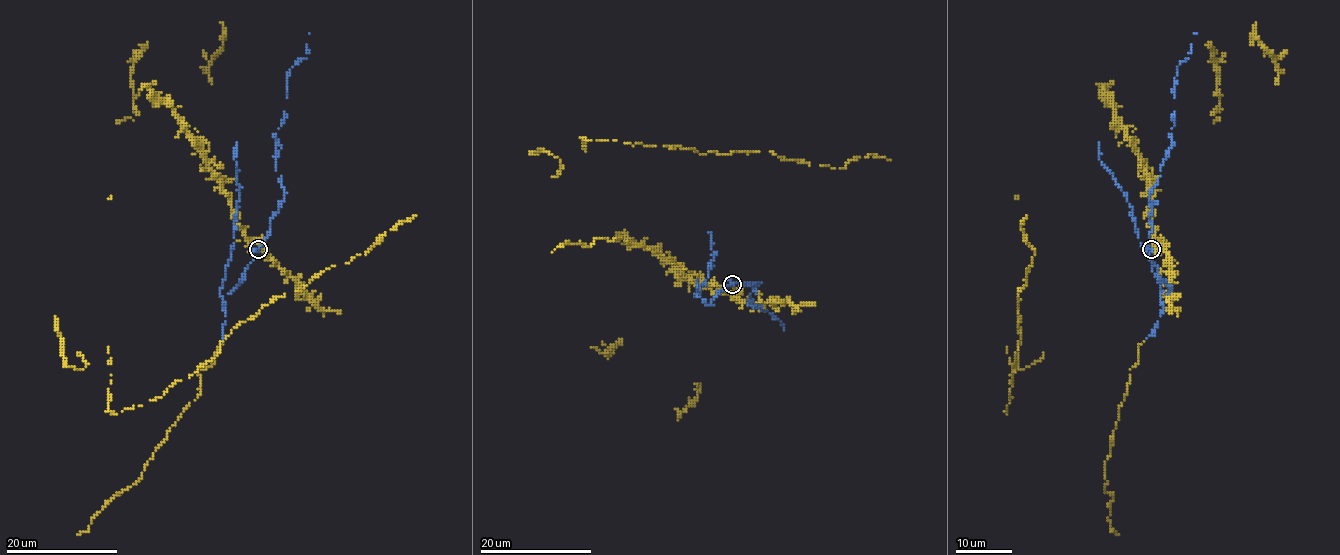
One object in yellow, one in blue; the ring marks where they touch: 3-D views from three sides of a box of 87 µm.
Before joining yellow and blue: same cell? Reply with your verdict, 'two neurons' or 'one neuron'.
one neuron

